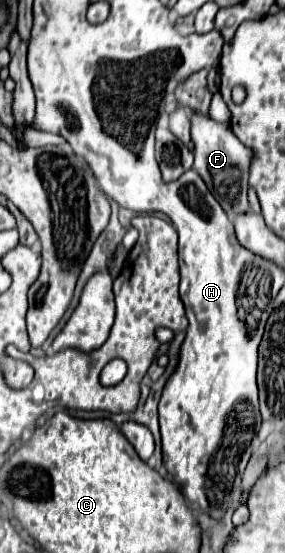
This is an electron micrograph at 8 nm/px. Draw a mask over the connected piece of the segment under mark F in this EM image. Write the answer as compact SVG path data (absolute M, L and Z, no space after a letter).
M192 111L190 121L192 121L190 135L194 143L194 169L198 171L198 175L210 187L212 195L224 207L228 217L250 211L246 191L248 191L248 177L250 177L254 151L250 151L250 147L240 143L240 139L230 131L230 125L226 123L218 123L208 115L202 115L200 111Z

